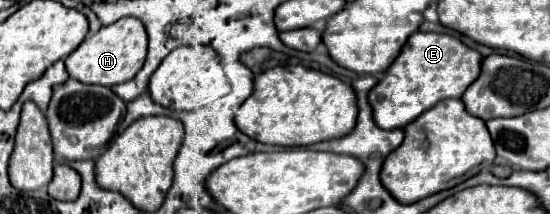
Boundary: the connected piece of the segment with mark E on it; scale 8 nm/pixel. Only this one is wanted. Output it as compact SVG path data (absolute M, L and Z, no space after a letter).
M415 32L413 36L409 36L385 76L369 90L373 120L383 130L405 128L437 102L447 98L459 98L467 90L467 86L479 76L479 70L481 54L467 48L461 40L449 34Z

